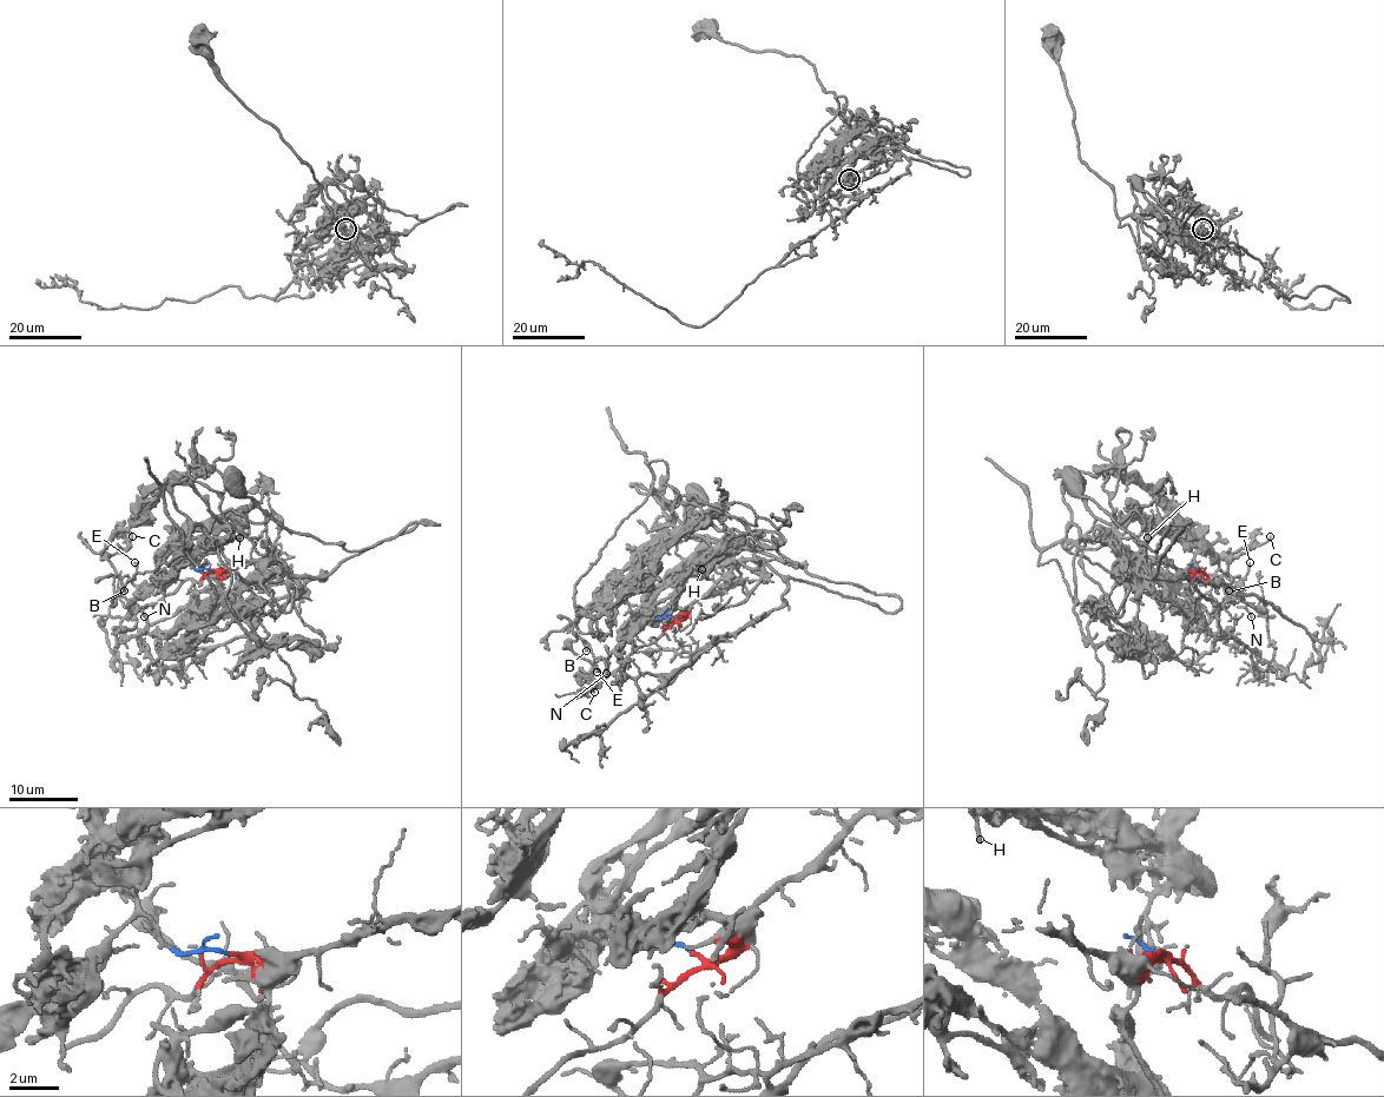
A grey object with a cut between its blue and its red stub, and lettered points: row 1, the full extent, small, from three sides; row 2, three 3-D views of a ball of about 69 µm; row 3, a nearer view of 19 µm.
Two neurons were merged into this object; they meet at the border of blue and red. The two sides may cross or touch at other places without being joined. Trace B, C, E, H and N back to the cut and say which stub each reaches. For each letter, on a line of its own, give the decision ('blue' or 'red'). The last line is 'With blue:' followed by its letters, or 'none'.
B: blue
C: blue
E: blue
H: blue
N: red
With blue: B, C, E, H

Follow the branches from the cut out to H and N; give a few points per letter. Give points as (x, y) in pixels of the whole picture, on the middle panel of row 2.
H: (672, 619), (665, 615), (646, 616), (648, 605), (661, 589), (702, 568)
N: (672, 619), (651, 642), (634, 652), (617, 668), (608, 672), (606, 668), (606, 674)

